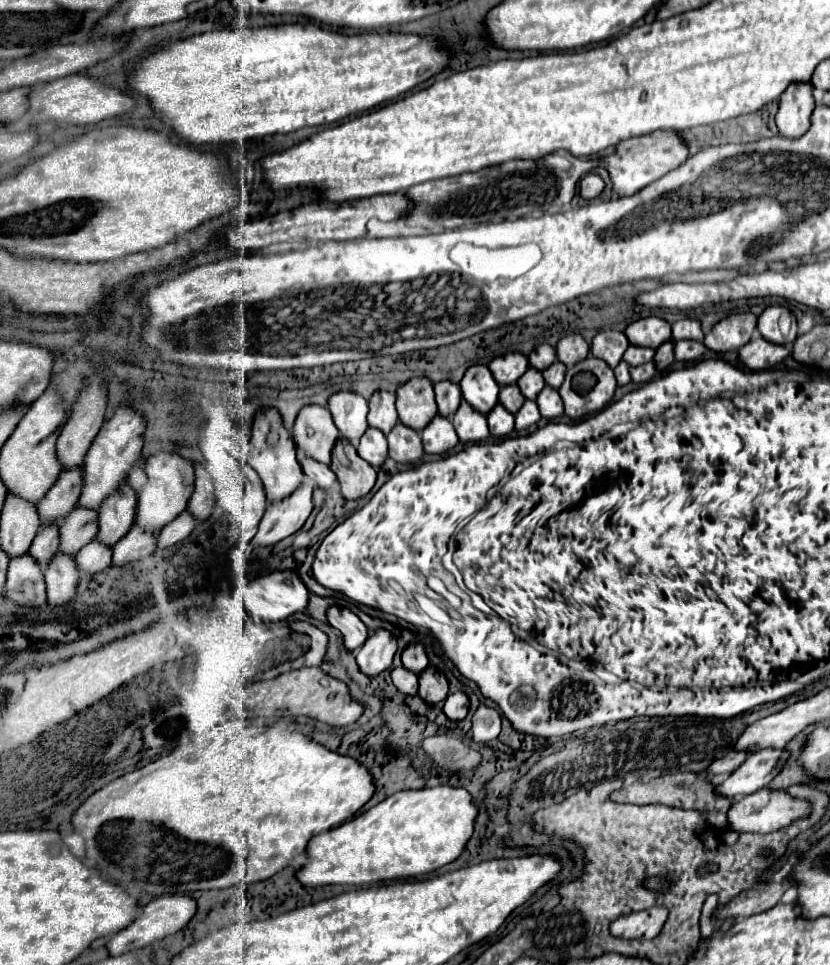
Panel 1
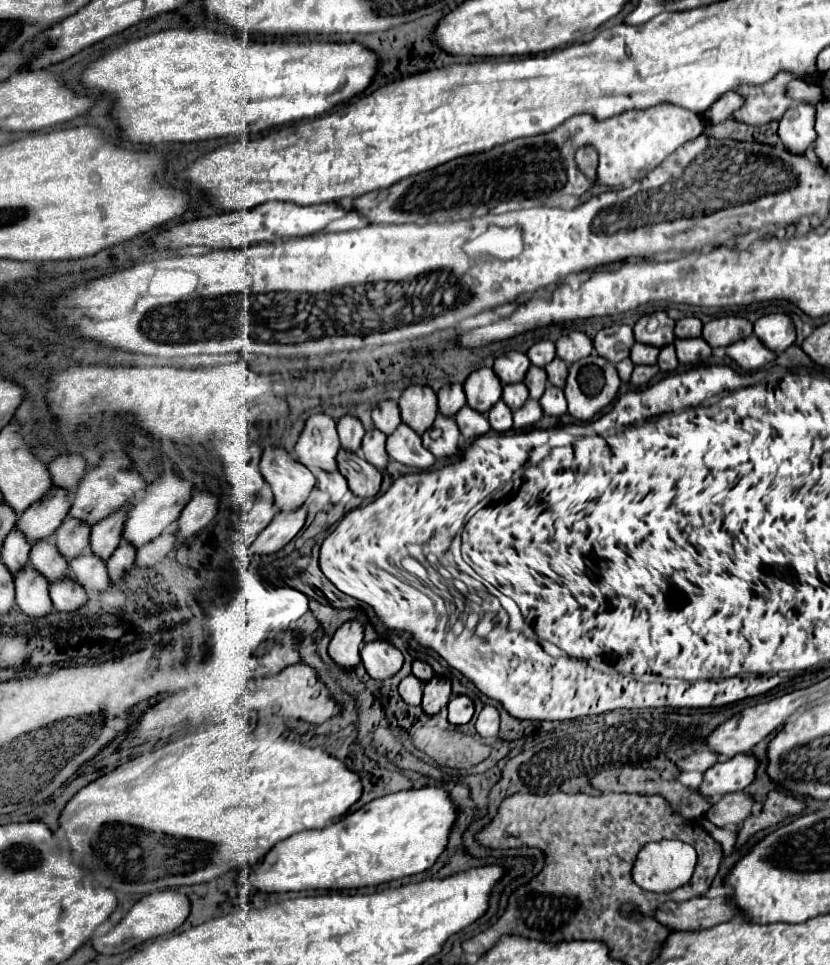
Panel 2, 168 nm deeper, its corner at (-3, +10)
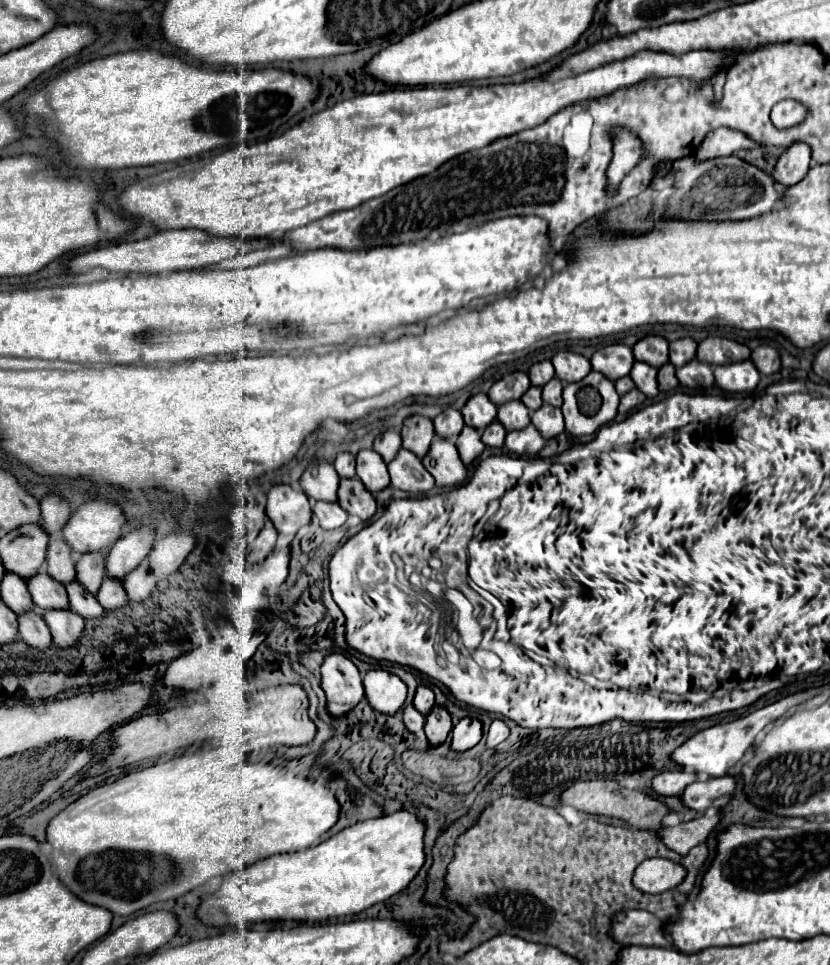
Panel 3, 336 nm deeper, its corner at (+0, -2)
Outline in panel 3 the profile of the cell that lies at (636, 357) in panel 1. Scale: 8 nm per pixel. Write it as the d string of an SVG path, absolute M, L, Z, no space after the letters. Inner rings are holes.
M636 362L630 376L632 376L636 388L642 394L646 394L646 398L656 398L658 396L660 390L658 390L658 380L656 380L656 376L658 376L656 368L652 368L652 366L644 364L644 362Z

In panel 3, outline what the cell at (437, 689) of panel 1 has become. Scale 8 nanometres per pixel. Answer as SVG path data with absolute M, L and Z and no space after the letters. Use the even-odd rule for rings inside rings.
M436 706L428 716L426 716L426 736L430 740L430 746L440 746L446 742L450 730L452 730L452 716L446 712L446 708Z

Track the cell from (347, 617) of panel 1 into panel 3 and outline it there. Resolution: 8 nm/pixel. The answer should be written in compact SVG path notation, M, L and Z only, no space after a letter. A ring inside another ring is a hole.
M342 654L326 656L320 688L326 694L326 710L332 716L346 716L364 698L360 672Z

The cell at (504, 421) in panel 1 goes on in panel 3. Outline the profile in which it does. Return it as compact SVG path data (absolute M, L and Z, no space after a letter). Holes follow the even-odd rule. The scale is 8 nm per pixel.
M494 420L494 422L482 432L482 442L484 442L486 446L490 446L490 448L502 448L502 446L504 446L504 438L506 438L506 430L504 430L504 426L502 426L498 420Z

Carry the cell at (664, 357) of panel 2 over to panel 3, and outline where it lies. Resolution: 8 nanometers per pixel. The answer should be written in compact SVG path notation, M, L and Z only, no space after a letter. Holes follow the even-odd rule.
M666 364L664 368L658 370L658 382L660 382L660 392L672 392L678 388L678 378L676 378L676 368L672 364Z

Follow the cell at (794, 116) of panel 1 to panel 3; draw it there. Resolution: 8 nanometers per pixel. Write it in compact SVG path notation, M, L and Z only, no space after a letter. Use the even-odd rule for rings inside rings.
M794 144L792 148L788 148L776 162L776 168L772 172L772 178L778 184L784 186L792 186L796 182L800 182L806 172L808 172L808 164L810 164L810 152L806 144Z

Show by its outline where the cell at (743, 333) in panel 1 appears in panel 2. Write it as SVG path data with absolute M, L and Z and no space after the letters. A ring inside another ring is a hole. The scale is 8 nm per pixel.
M725 316L725 318L715 318L703 326L703 340L707 340L711 348L729 346L737 340L751 336L751 332L753 324L749 320L739 316Z

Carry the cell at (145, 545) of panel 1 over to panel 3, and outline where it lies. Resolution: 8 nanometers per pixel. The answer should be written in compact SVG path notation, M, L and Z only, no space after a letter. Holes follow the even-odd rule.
M108 578L102 580L96 600L100 602L100 606L104 610L116 610L116 608L122 608L124 604L128 604L128 598L124 596L124 586L116 584L116 580L108 580Z

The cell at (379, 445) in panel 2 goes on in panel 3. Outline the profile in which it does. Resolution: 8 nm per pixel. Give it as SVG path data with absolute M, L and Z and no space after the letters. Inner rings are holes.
M362 450L356 456L356 476L362 480L366 490L378 494L390 486L390 476L384 460L374 450Z

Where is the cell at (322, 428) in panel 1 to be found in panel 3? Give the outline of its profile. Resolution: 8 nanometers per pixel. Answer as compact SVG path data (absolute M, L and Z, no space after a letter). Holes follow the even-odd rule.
M316 462L304 472L300 486L302 492L316 502L338 502L338 476L330 464Z

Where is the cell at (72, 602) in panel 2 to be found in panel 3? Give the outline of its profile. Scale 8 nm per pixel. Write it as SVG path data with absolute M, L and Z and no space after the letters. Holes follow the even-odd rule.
M42 610L42 618L52 632L54 644L58 648L72 648L78 644L84 632L84 620L76 616L76 612L56 612L56 610Z

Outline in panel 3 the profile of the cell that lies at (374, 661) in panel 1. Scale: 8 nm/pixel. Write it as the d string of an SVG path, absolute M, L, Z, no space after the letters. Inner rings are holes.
M386 670L368 672L364 676L364 690L372 710L388 716L400 712L408 696L408 686L398 676Z

